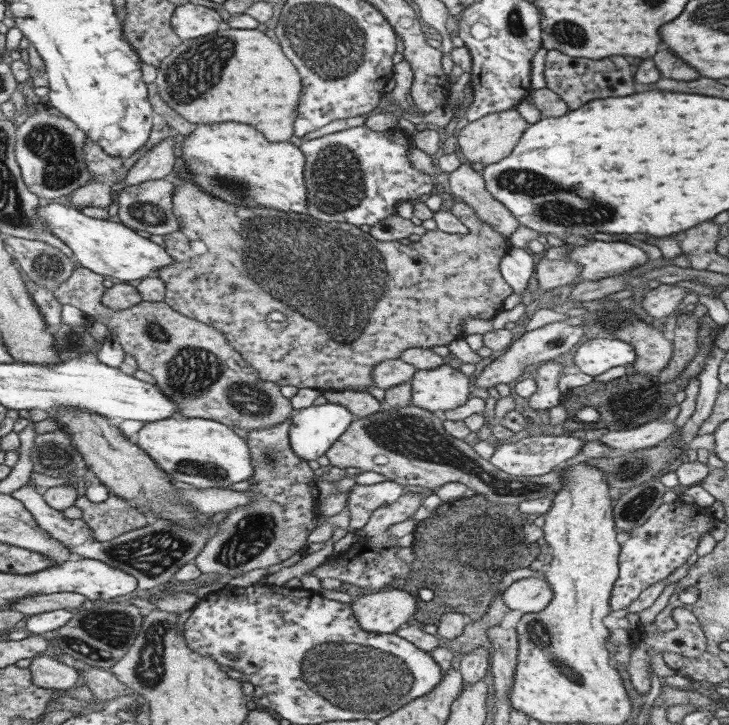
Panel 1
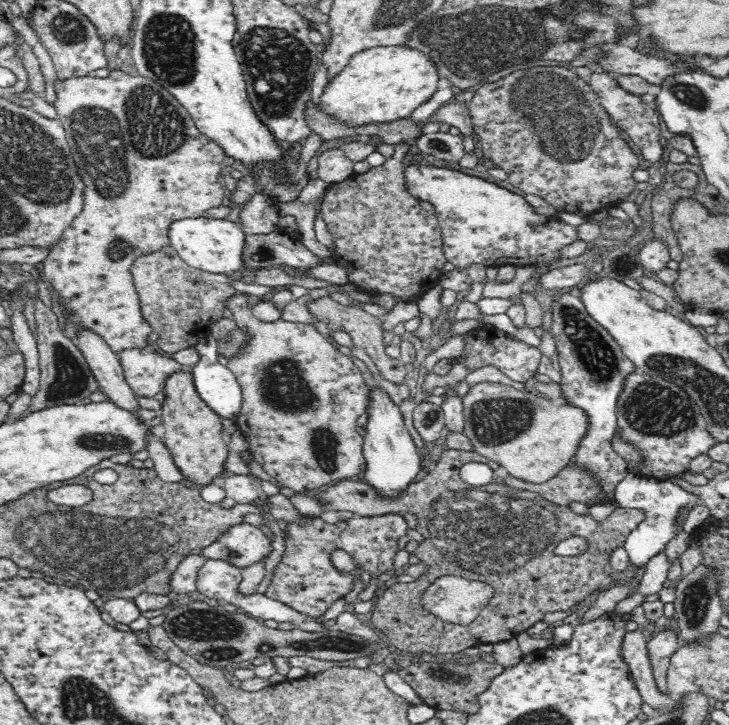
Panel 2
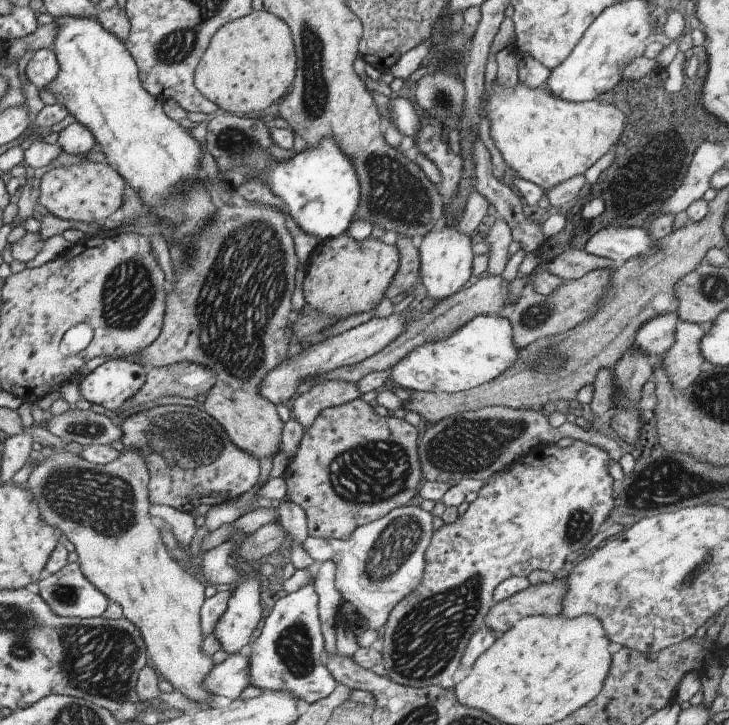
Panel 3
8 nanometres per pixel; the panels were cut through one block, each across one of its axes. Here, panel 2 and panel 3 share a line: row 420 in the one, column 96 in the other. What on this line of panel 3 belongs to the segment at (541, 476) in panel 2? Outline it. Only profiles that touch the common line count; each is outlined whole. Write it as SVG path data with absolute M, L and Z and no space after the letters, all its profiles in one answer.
M122 450L121 454L110 463L104 465L98 465L86 461L78 453L70 453L69 451L52 452L48 457L43 460L38 460L33 467L32 472L28 476L27 480L22 484L24 488L30 492L32 499L37 505L40 519L49 526L55 527L62 532L63 540L69 540L74 546L74 551L77 554L77 563L80 566L80 571L83 576L94 586L101 594L104 594L107 600L111 600L117 603L122 608L122 616L129 622L136 626L141 638L143 639L147 656L151 658L151 664L155 672L159 672L163 676L163 679L167 679L170 685L175 691L179 691L184 694L184 697L191 699L195 704L201 704L202 706L211 706L216 703L219 705L222 703L219 699L215 700L215 697L211 697L209 693L206 693L201 686L201 681L204 681L205 676L209 670L212 669L213 663L205 653L200 650L200 644L202 643L202 634L200 631L200 608L203 604L203 589L205 585L197 575L189 574L185 569L181 568L169 555L166 550L166 546L160 539L160 530L158 529L156 520L150 516L150 512L147 511L148 507L148 465L146 461L143 461L138 451Z

